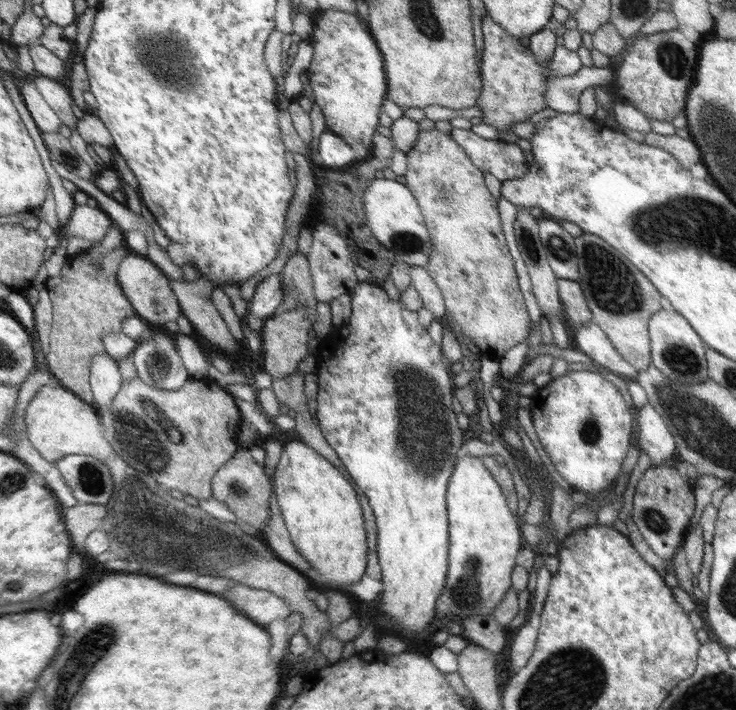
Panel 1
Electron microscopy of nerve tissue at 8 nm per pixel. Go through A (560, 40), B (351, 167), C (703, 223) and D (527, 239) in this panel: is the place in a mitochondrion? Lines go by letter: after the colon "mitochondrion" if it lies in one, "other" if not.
A: other
B: other
C: mitochondrion
D: mitochondrion

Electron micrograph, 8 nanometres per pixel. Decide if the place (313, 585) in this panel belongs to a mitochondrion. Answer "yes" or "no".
no

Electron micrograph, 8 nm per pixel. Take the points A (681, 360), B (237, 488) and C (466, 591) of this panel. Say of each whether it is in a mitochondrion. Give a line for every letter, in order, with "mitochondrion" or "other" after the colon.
A: mitochondrion
B: mitochondrion
C: mitochondrion

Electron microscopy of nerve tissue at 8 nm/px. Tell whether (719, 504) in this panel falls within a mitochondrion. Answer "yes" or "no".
no

